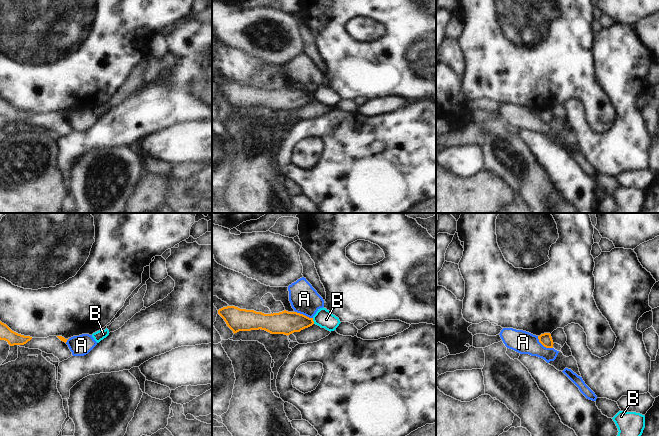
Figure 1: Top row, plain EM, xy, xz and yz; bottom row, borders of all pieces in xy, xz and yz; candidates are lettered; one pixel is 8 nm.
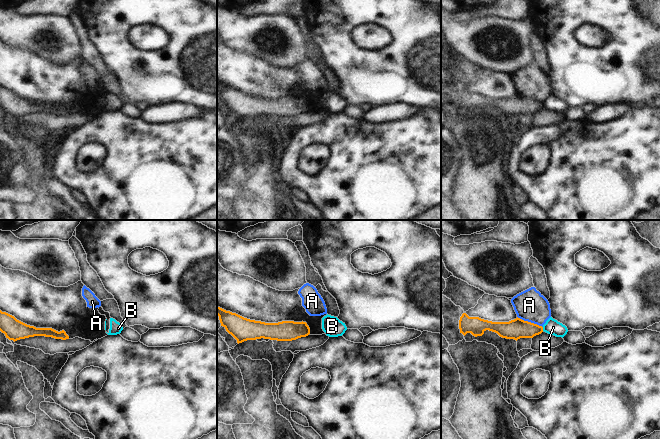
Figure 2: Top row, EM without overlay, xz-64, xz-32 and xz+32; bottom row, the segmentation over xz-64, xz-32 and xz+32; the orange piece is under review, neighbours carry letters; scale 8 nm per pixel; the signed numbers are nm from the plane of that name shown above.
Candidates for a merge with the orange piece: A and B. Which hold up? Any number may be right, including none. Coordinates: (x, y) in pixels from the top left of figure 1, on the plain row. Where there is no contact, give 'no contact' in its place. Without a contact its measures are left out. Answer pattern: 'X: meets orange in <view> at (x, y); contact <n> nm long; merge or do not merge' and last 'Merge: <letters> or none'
A: meets orange in yz at (543, 121); contact 160 nm long; do not merge
B: meets orange in xz at (313, 97); contact 50 nm long; do not merge
Merge: none

